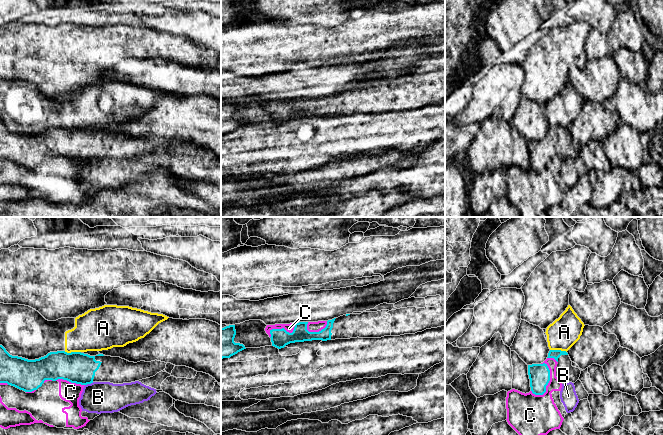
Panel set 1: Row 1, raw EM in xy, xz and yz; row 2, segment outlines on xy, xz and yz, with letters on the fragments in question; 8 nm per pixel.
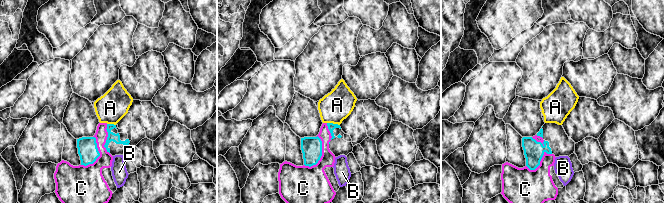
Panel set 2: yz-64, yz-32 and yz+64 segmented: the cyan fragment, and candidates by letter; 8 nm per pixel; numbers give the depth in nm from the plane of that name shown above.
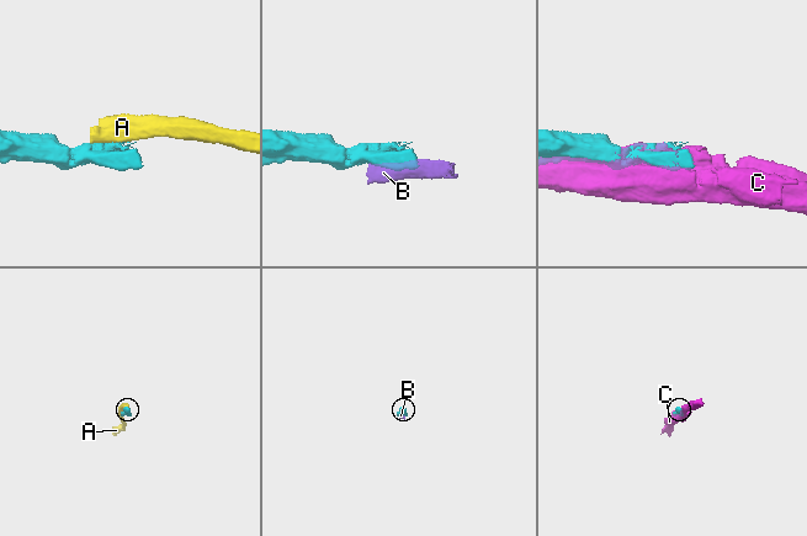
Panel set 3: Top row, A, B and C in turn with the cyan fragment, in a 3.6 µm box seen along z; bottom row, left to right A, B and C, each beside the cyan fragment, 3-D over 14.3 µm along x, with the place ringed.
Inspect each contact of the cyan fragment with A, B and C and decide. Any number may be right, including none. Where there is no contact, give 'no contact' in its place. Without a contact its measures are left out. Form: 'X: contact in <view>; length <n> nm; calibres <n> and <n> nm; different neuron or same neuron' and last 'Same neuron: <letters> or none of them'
A: contact in yz; length 140 nm; calibres 70 and 240 nm; different neuron
B: contact in xy; length 80 nm; calibres 260 and 260 nm; different neuron
C: contact in yz; length 280 nm; calibres 180 and 280 nm; different neuron
Same neuron: none of them

